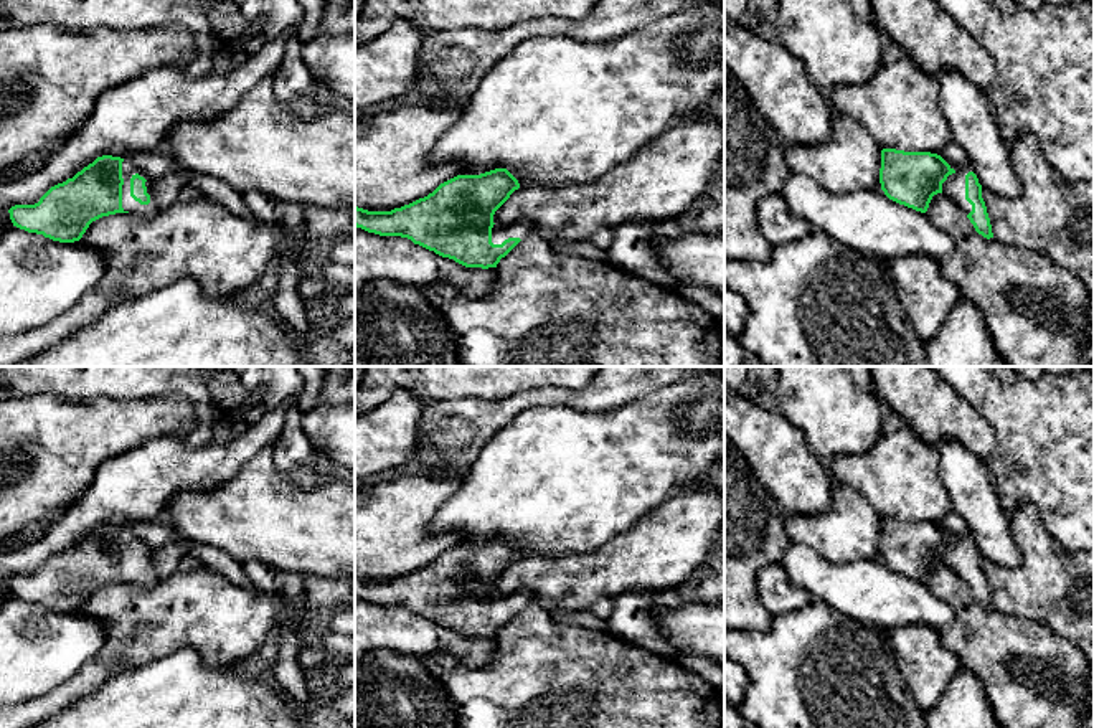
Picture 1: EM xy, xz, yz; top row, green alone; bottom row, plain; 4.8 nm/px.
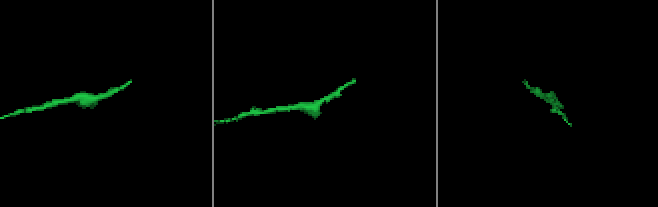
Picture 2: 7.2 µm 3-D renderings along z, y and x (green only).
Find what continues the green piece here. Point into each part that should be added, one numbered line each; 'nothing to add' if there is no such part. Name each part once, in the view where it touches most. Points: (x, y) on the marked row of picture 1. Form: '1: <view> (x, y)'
1: xy (129, 203)

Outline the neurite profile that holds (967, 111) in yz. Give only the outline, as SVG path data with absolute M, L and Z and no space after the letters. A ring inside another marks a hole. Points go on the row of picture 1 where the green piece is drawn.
M941 71L939 106L952 139L965 150L978 183L1000 198L1021 191L1010 145L998 130L987 92L954 71Z

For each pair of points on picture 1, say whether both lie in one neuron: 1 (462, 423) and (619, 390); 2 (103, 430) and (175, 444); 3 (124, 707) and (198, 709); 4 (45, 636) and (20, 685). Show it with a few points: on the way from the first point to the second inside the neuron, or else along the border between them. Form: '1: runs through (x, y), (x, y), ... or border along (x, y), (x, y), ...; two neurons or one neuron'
1: runs through (502, 413), (530, 398), (580, 397); one neuron
2: border along (183, 434), (160, 434), (116, 456); two neurons
3: runs through (142, 709), (180, 709); one neuron
4: runs through (33, 647), (20, 661), (20, 674); one neuron

